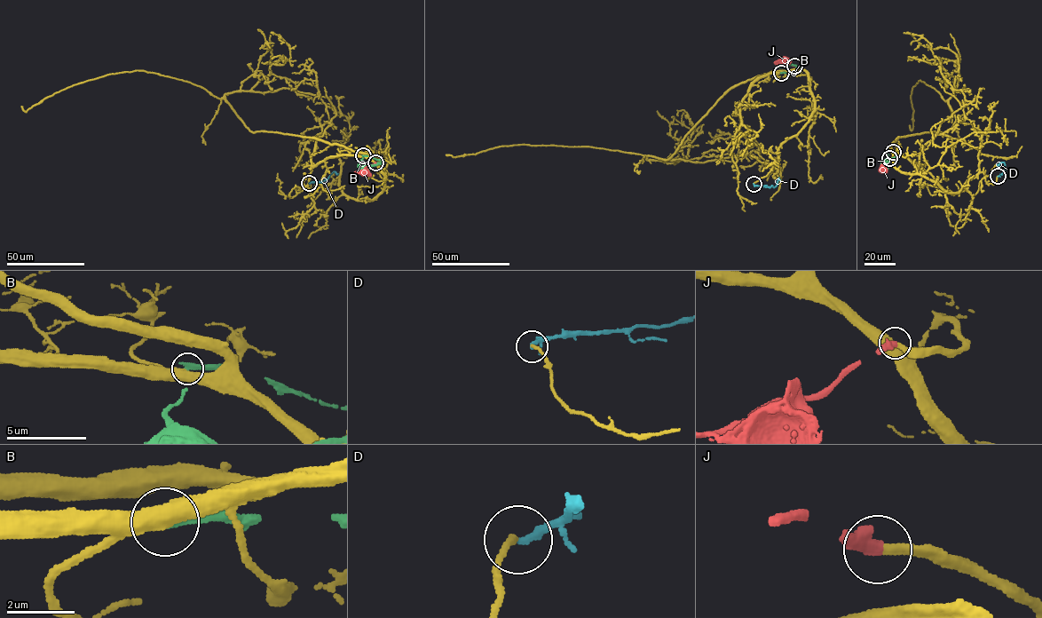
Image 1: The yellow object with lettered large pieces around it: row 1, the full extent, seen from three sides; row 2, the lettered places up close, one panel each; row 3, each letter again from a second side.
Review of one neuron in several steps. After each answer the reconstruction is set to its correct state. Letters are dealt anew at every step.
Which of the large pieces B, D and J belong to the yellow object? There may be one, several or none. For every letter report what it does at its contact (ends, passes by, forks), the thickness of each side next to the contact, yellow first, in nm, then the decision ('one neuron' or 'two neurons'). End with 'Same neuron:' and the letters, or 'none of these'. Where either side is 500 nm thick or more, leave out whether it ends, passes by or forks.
B: 500/340 nm | two neurons
D: it ends | 180/240 nm | two neurons
J: it ends | 280/440 nm | one neuron
Same neuron: J

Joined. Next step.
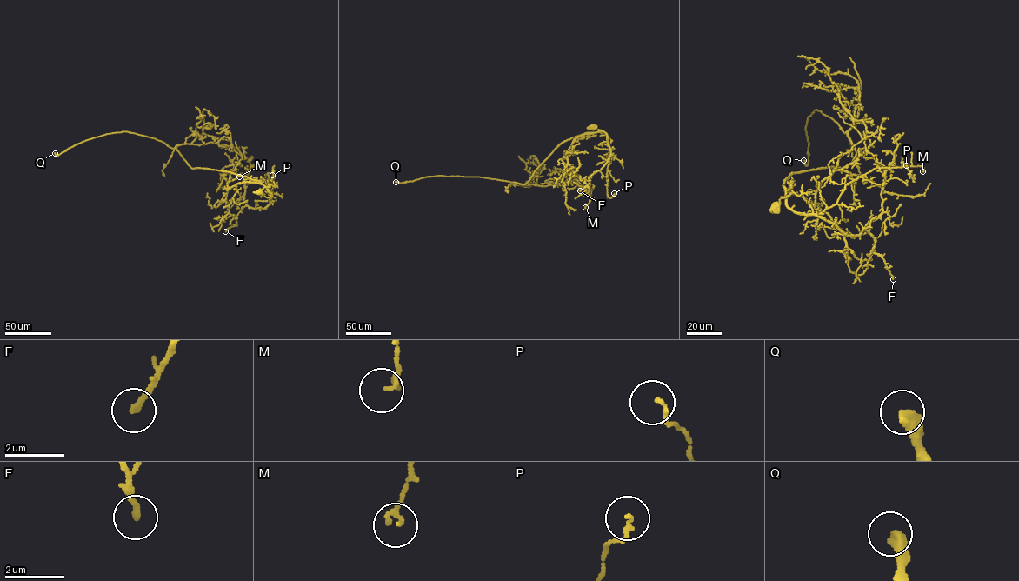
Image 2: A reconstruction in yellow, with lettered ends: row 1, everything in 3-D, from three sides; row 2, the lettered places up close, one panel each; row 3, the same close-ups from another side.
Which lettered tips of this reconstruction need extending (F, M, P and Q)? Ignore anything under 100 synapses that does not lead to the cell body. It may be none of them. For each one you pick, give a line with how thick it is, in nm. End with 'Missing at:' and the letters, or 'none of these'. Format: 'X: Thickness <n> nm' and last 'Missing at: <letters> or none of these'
Q: Thickness 440 nm
Missing at: Q

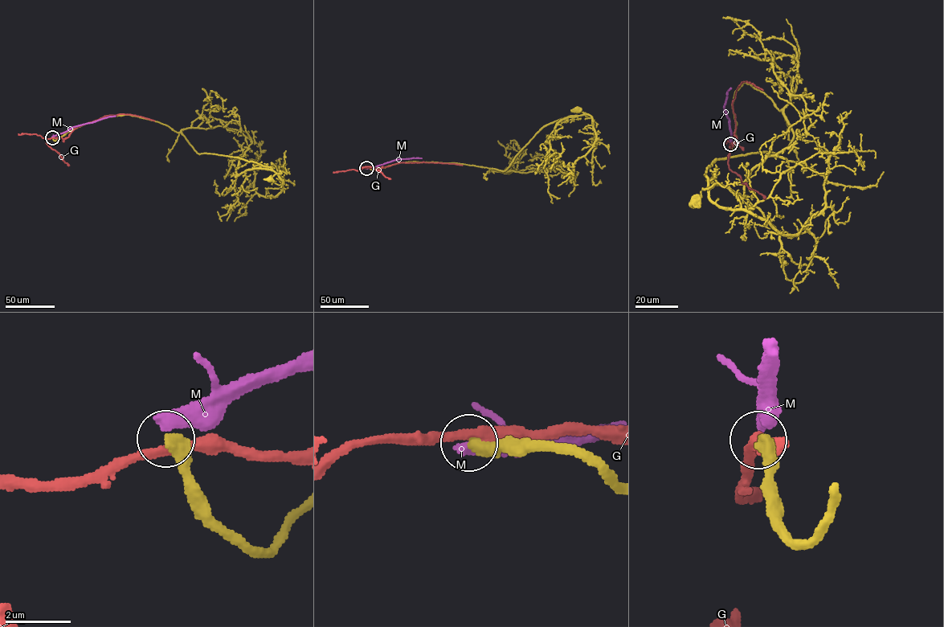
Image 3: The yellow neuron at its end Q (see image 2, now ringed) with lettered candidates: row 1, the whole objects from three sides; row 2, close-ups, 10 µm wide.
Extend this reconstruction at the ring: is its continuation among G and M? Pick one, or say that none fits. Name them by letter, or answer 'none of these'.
none of these

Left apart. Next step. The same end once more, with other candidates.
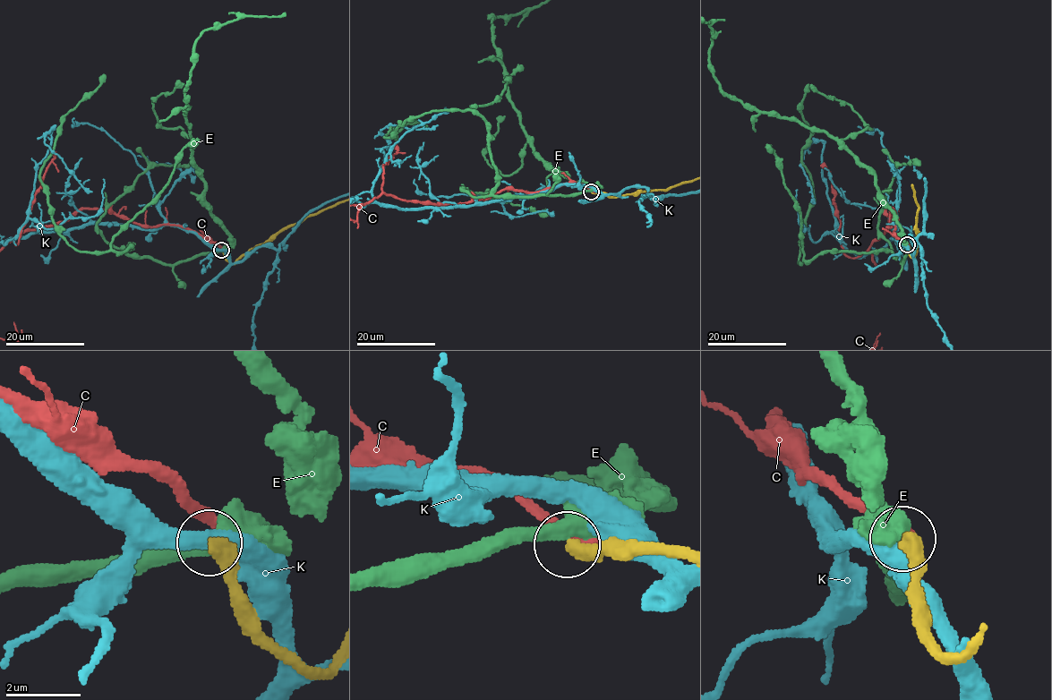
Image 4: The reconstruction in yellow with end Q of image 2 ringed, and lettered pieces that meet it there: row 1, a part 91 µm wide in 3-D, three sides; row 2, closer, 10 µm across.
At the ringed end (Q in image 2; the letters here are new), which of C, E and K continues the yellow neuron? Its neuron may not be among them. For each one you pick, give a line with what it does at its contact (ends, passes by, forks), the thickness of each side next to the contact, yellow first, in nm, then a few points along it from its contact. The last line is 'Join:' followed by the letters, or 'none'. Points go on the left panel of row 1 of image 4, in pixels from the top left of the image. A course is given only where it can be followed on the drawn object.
Join: none

